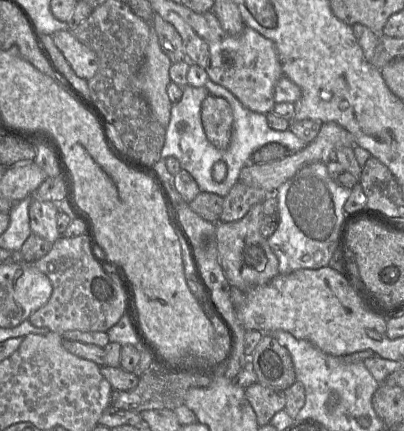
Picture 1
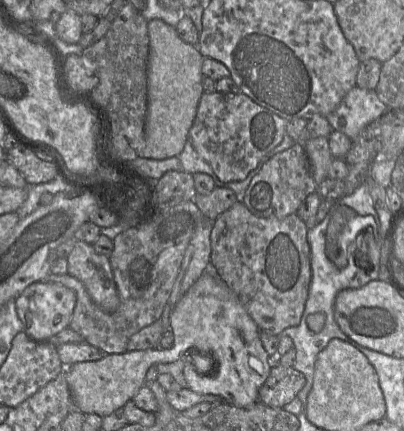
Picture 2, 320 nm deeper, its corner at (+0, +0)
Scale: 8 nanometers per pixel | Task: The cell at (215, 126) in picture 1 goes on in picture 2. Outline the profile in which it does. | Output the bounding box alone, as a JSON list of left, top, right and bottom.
[188,91,287,182]

